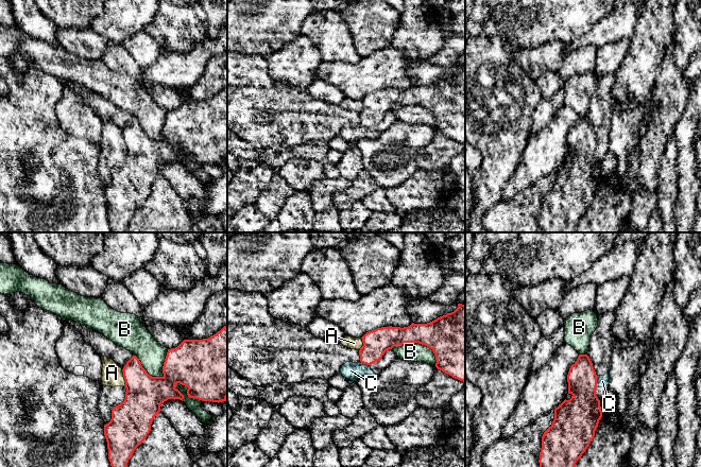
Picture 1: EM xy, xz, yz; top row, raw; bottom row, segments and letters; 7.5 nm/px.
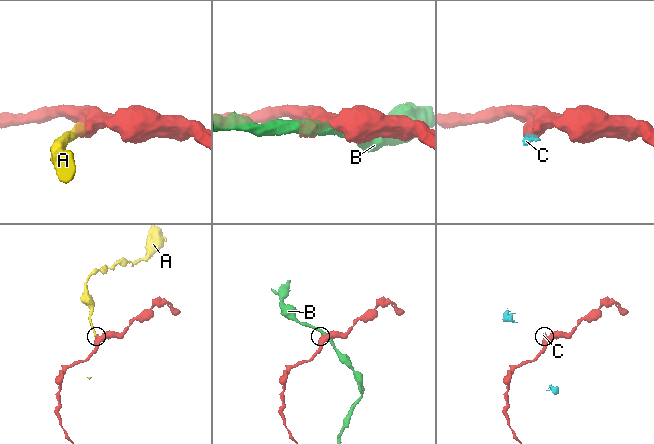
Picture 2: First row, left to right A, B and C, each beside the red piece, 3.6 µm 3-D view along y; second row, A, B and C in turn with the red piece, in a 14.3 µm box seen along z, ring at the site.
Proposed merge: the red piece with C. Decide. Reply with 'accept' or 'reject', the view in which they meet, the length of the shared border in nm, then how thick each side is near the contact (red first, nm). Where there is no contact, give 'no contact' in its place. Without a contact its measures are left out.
reject; contact in yz; length 90 nm; calibres 280 and 100 nm

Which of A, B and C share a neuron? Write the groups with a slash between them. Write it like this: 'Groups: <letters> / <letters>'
Groups: A / B / C

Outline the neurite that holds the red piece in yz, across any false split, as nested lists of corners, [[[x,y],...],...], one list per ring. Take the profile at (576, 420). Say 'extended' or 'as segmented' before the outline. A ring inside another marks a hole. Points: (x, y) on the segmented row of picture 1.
as segmented | [[[579,354],[569,368],[567,382],[572,396],[554,409],[552,425],[542,436],[540,467],[575,467],[602,417],[596,395],[597,375],[587,354]]]

